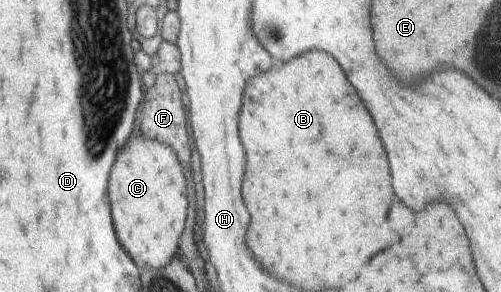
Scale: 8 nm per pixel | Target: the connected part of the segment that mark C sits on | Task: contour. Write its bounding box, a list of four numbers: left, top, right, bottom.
[108,132,188,269]

